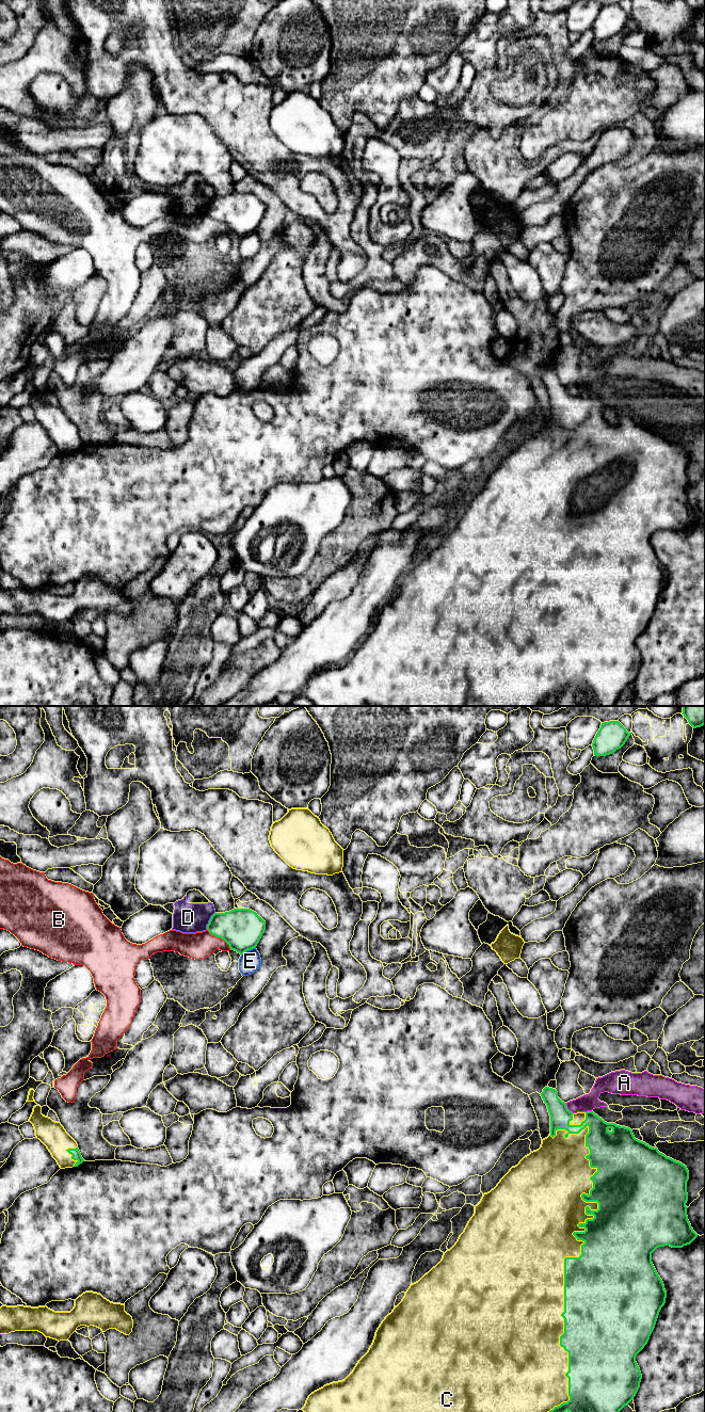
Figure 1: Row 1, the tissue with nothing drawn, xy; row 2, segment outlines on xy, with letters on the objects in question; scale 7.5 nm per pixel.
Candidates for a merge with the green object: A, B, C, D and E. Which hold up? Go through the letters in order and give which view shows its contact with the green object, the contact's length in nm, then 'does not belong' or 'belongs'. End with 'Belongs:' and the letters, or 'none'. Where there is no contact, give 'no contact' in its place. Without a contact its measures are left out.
A: xy | 110 nm | does not belong
B: xy | 240 nm | does not belong
C: xy | 2150 nm | belongs
D: xy | 150 nm | does not belong
E: xy | 130 nm | does not belong
Belongs: C

